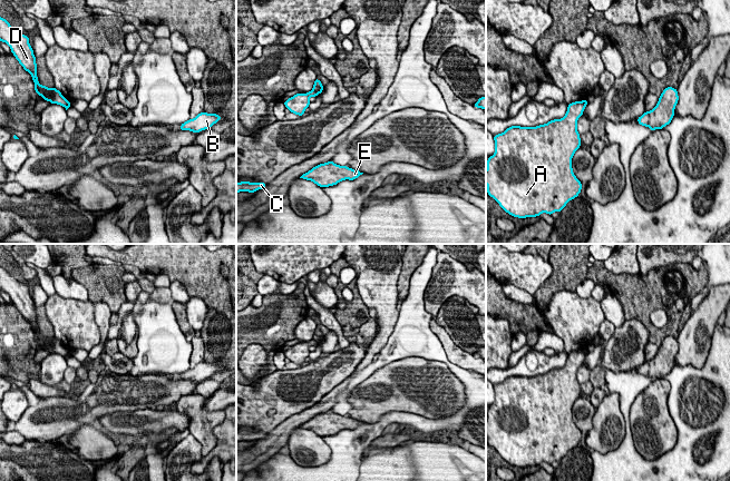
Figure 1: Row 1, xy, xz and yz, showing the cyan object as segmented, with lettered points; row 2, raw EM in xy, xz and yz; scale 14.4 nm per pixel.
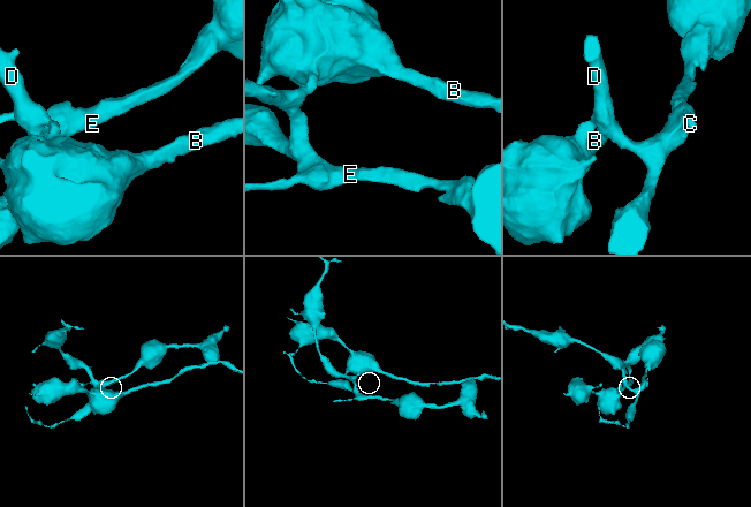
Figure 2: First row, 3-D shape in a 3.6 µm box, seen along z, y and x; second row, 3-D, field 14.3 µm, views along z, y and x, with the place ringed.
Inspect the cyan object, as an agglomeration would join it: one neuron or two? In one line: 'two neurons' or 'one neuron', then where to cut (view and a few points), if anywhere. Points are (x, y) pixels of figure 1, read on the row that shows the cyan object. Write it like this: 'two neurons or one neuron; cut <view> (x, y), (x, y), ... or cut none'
two neurons; cut xz (312, 89), (318, 94)

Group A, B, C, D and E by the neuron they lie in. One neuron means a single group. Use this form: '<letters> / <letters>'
A B / C D E

